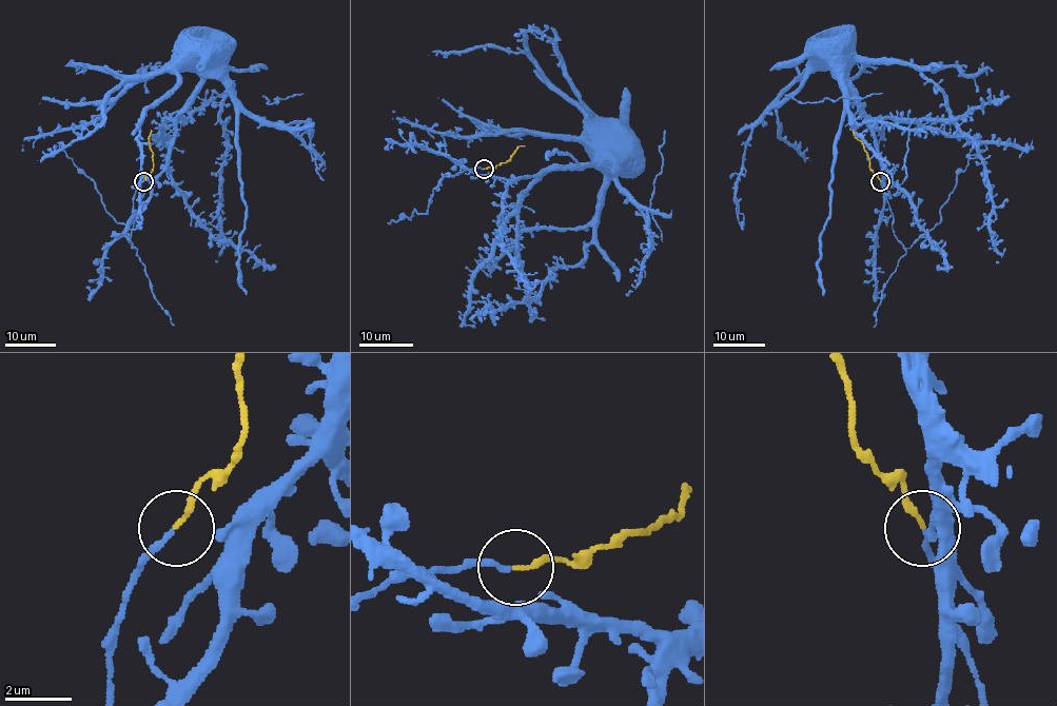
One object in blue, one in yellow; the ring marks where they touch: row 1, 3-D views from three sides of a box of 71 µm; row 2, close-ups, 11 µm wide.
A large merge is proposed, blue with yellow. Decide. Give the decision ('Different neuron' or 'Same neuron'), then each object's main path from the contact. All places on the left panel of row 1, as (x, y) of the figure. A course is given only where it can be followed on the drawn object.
Same neuron. Course of blue: (142, 181), (133, 215), (209, 63), (227, 64), (215, 261). Course of yellow: (142, 181), (153, 168), (149, 139), (151, 130)

